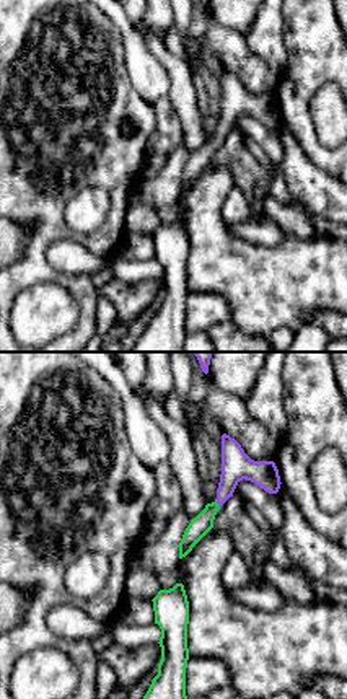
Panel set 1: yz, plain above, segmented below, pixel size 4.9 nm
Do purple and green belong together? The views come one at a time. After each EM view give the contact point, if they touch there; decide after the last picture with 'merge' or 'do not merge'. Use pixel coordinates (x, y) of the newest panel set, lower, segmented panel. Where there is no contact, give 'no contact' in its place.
contact (217, 502)

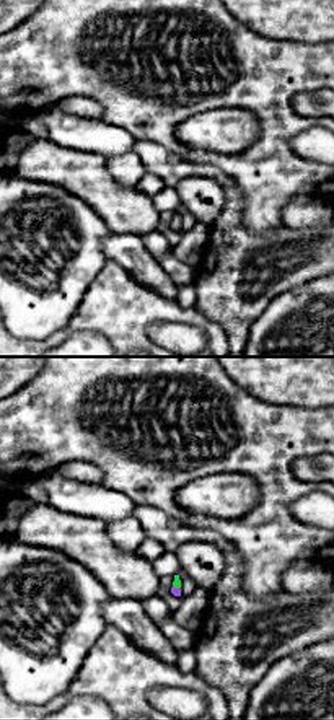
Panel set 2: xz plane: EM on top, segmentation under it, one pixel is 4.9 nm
contact (176, 588)

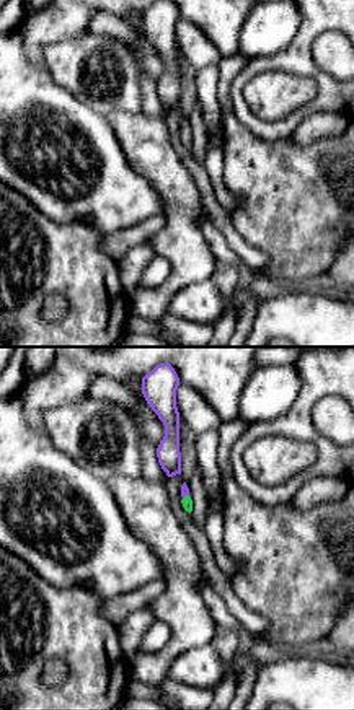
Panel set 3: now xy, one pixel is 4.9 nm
contact (185, 495)

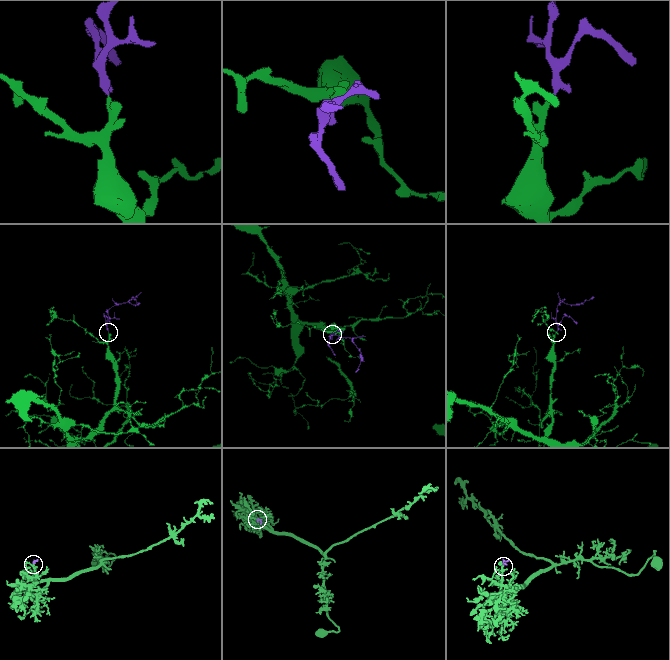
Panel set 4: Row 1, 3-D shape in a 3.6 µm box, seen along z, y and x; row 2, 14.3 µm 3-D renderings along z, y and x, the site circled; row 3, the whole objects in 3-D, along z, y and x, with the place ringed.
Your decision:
merge

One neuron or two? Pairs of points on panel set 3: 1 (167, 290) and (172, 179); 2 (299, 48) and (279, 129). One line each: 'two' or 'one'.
1: one
2: one

